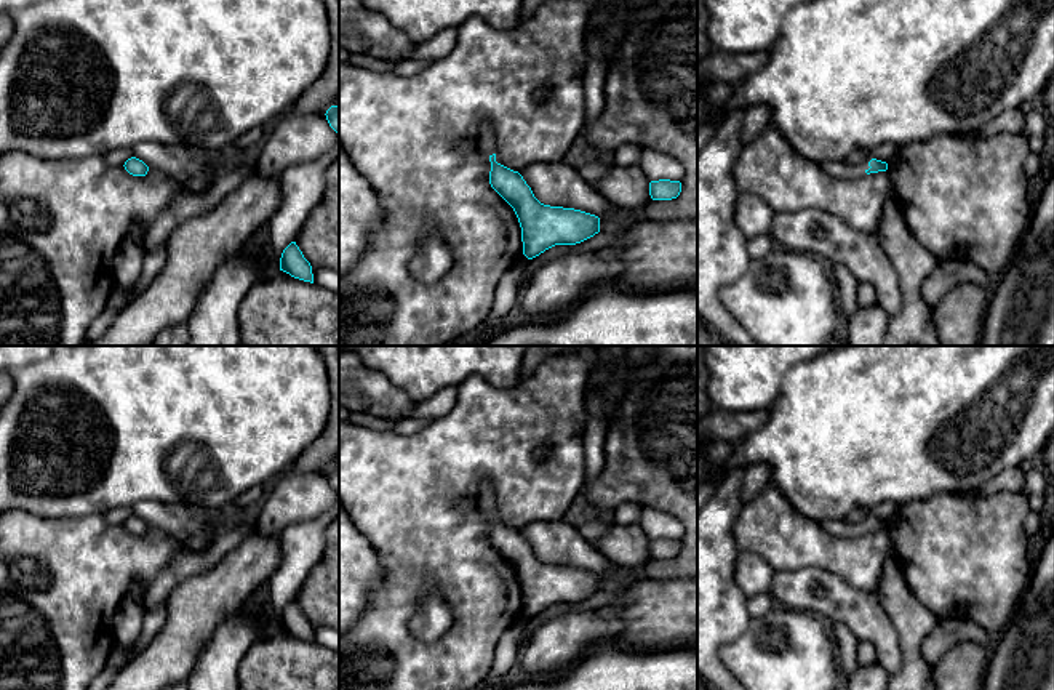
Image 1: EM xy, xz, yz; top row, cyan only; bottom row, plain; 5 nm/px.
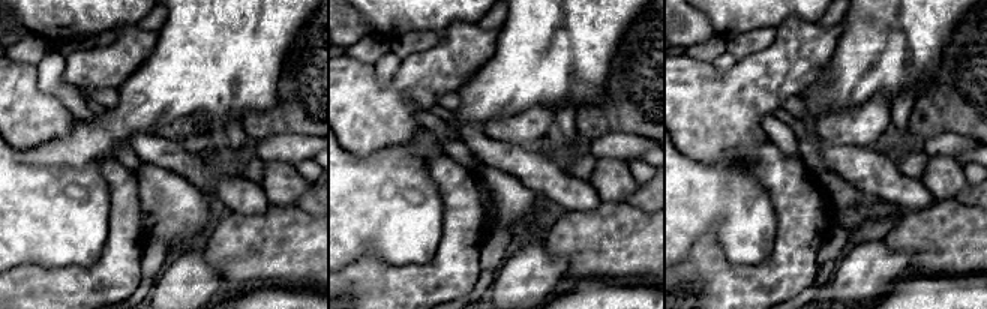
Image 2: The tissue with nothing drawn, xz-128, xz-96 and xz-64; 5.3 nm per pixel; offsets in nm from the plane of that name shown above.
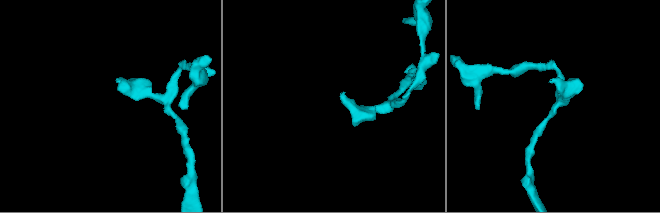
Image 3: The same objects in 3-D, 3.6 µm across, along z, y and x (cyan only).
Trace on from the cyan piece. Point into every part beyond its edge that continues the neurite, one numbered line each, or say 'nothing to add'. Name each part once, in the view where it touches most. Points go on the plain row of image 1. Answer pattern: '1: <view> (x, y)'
1: yz (838, 527)

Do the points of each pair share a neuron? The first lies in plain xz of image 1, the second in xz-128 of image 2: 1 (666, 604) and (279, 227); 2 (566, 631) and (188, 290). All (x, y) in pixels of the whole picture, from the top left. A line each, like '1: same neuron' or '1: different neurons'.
1: same neuron
2: same neuron

